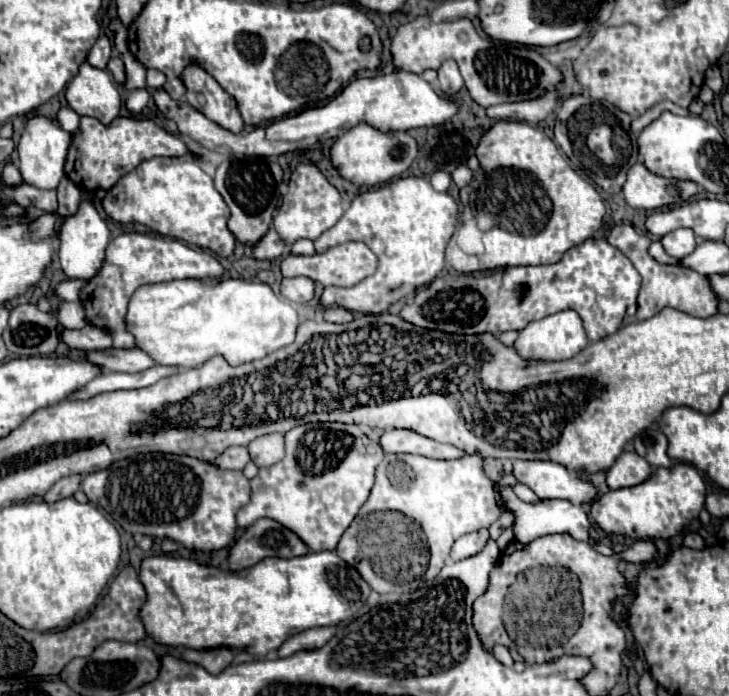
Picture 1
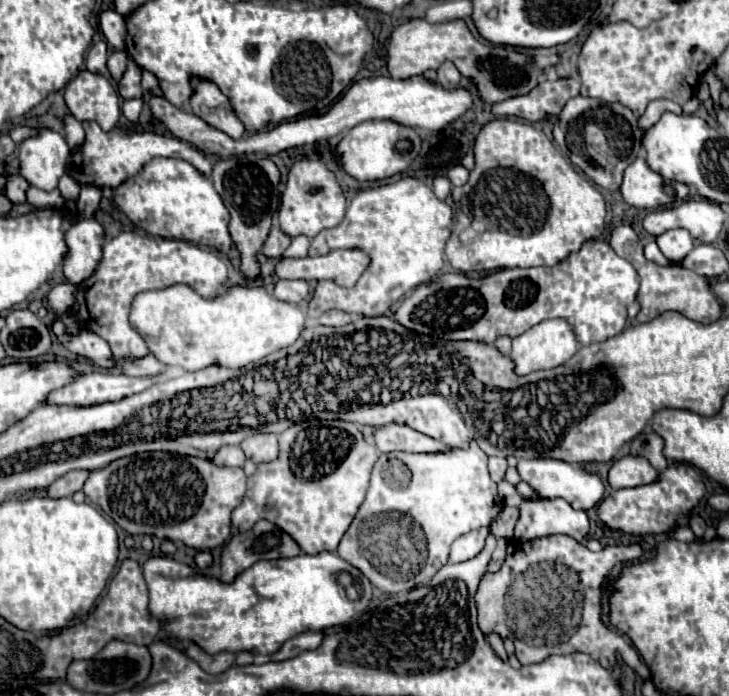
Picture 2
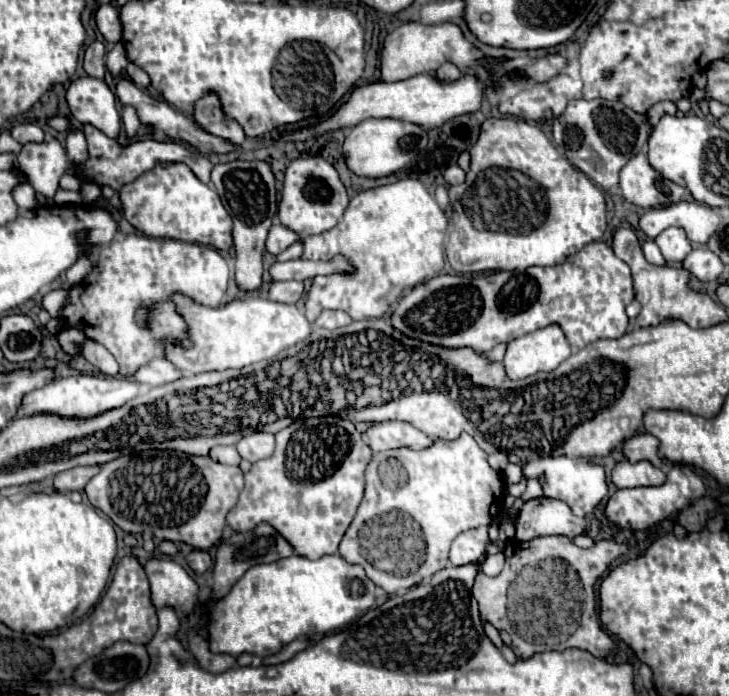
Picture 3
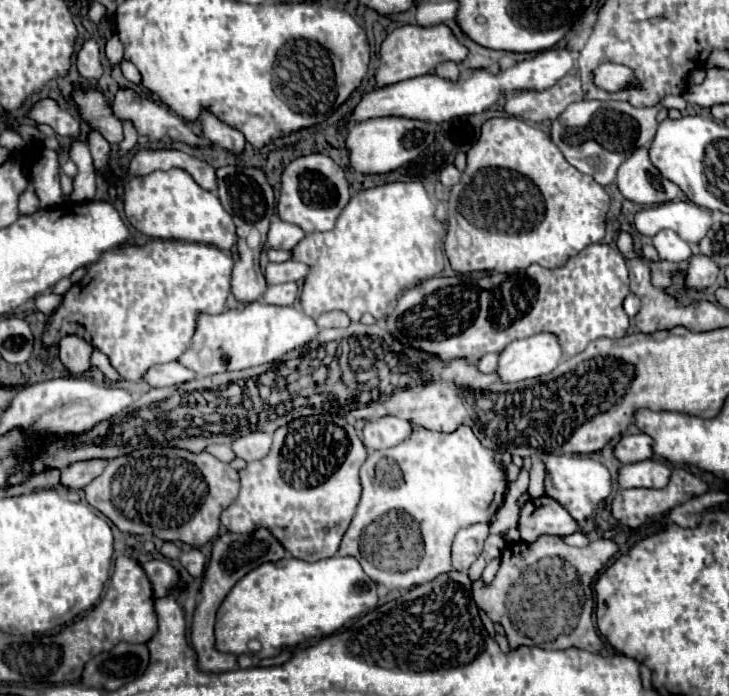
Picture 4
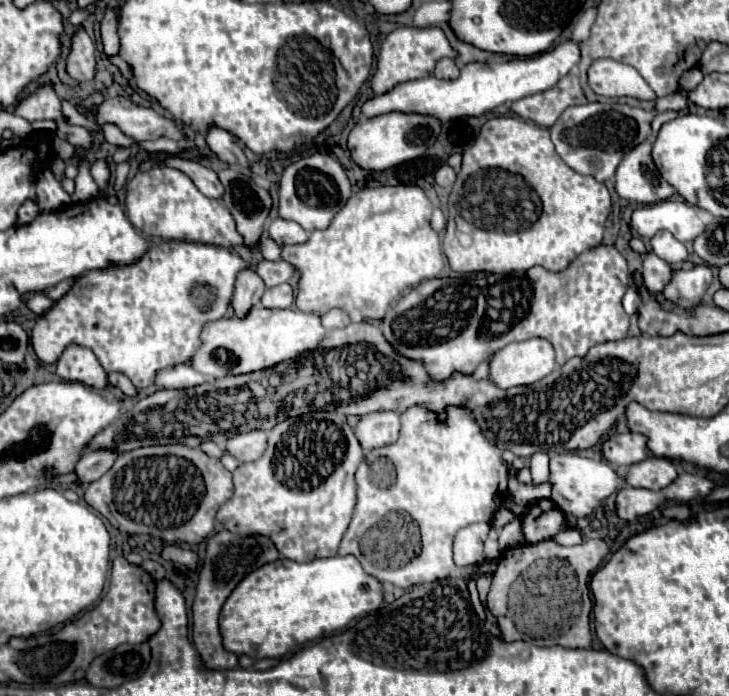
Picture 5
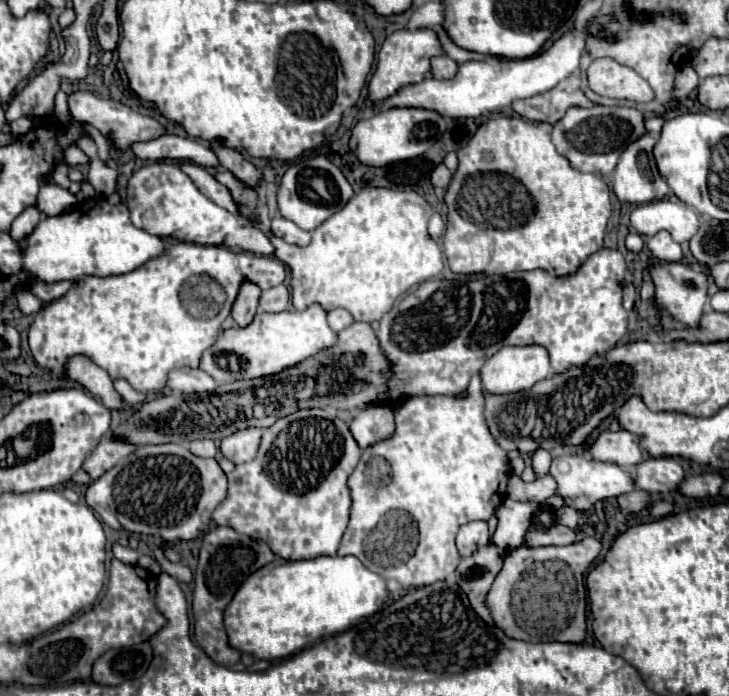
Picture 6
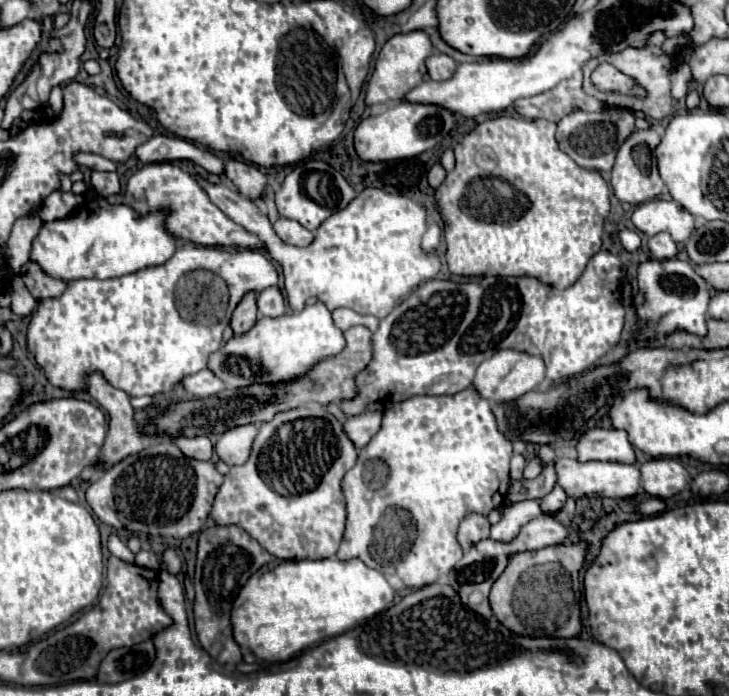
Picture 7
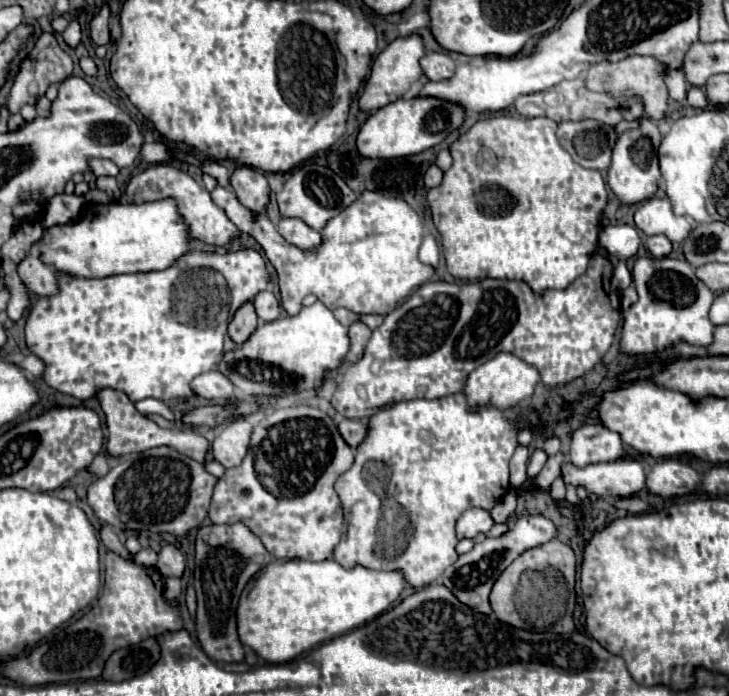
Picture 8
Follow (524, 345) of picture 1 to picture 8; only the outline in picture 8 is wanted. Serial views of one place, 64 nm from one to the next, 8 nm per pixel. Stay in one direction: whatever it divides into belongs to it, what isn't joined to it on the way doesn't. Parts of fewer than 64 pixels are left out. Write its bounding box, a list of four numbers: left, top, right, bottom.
[462,352,540,410]

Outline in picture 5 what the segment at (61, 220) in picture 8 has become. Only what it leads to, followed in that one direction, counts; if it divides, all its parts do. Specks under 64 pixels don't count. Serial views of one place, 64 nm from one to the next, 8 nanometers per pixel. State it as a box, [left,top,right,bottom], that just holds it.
[36,168,72,212]

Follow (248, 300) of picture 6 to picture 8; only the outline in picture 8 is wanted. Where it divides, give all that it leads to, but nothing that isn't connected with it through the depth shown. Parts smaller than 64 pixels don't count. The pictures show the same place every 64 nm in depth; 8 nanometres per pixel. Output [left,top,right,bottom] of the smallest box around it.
[228,302,258,346]

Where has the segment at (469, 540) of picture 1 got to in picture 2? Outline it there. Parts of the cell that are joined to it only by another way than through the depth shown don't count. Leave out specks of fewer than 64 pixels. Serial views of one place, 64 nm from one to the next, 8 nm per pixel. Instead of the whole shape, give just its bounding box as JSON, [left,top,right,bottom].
[450,528,490,562]

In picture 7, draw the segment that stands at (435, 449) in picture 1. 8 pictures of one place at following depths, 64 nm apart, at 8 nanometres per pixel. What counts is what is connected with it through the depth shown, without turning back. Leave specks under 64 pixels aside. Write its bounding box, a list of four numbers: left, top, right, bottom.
[344,412,380,450]

